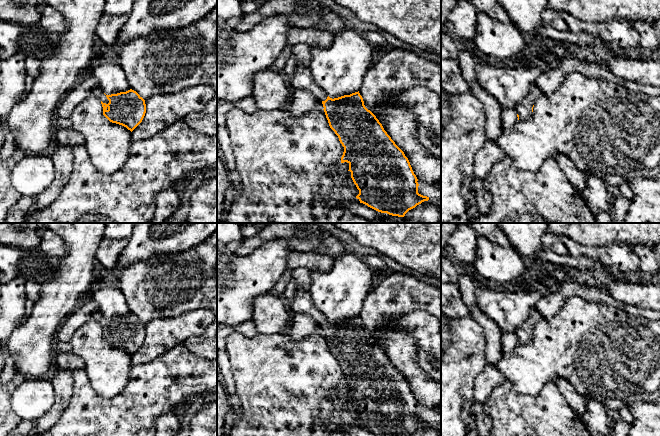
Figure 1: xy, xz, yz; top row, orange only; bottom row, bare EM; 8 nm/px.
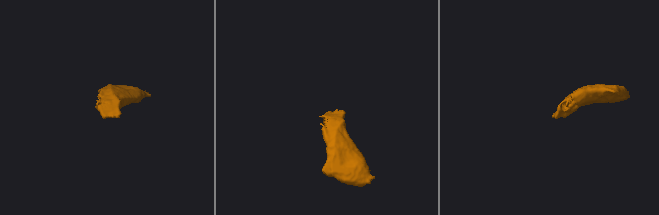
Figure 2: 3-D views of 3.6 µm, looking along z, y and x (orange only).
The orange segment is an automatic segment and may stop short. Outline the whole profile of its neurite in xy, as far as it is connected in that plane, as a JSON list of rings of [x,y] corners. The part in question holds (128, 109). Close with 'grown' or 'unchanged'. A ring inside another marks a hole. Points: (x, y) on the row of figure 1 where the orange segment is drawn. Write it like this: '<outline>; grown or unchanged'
[[[96,87],[91,96],[97,97],[103,107],[103,115],[112,123],[126,127],[131,132],[142,122],[146,113],[145,100],[134,90],[105,95]]]; grown

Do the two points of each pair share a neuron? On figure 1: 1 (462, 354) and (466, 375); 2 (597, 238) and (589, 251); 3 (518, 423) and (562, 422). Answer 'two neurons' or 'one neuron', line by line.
1: one neuron
2: two neurons
3: one neuron

